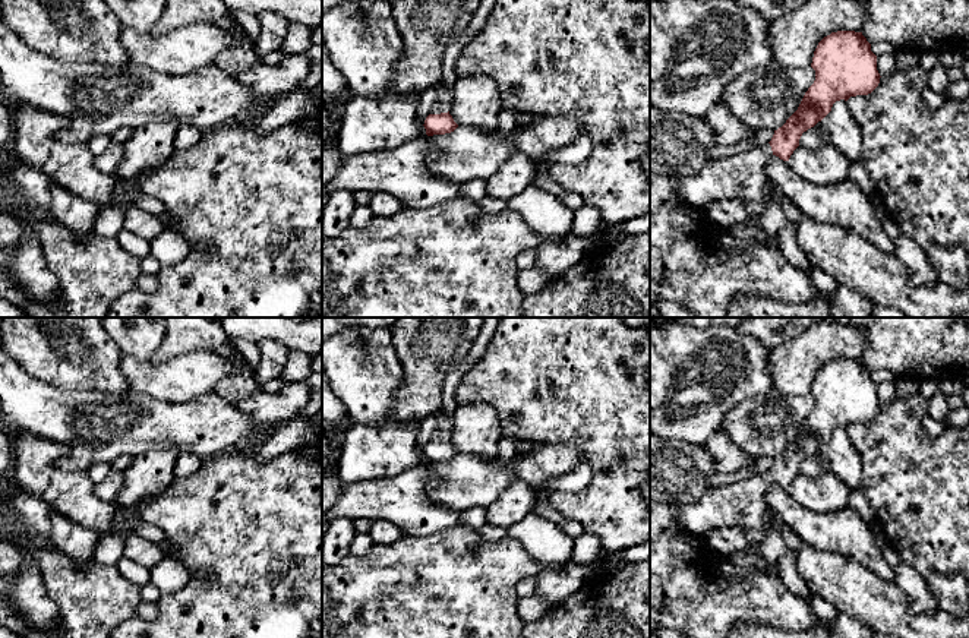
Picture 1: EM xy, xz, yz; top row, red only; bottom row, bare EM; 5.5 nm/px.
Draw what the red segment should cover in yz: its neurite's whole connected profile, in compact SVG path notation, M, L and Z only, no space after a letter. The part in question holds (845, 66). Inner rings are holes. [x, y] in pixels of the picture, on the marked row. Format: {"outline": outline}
{"outline": "M837 31L824 37L814 51L811 67L815 70L814 83L798 110L774 130L771 140L738 155L714 160L694 177L675 177L684 199L700 208L713 200L733 198L767 202L767 161L773 155L789 161L802 133L821 121L836 101L871 94L881 78L871 44L862 32L855 31Z"}

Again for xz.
{"outline": "M441 80L438 86L438 98L423 124L427 136L451 133L458 127L449 114L451 105L452 85Z"}

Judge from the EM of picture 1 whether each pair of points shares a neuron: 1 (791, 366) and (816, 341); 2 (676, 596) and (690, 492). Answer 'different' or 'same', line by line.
1: same
2: different

